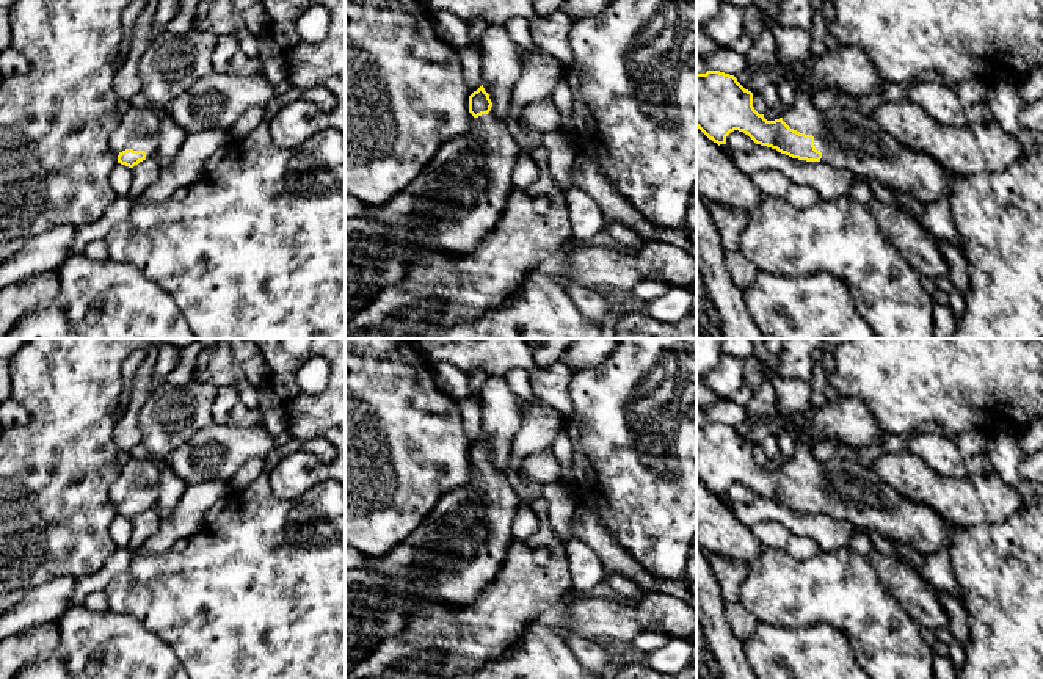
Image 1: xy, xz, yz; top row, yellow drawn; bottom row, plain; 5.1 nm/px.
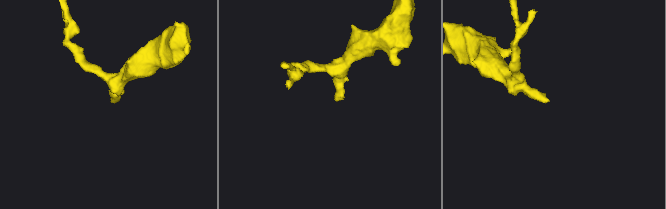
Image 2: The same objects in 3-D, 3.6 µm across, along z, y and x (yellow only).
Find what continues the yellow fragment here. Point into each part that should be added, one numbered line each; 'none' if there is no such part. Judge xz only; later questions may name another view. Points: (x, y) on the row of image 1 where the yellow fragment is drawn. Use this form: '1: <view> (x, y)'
1: xz (457, 199)

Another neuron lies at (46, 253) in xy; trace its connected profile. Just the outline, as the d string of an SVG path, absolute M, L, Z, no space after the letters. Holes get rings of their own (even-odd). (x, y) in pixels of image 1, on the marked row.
M60 224L36 235L0 265L0 290L41 273L56 271L71 256L77 227Z

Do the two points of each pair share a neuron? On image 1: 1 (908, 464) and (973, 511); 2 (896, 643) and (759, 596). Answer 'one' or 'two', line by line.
1: one
2: one

